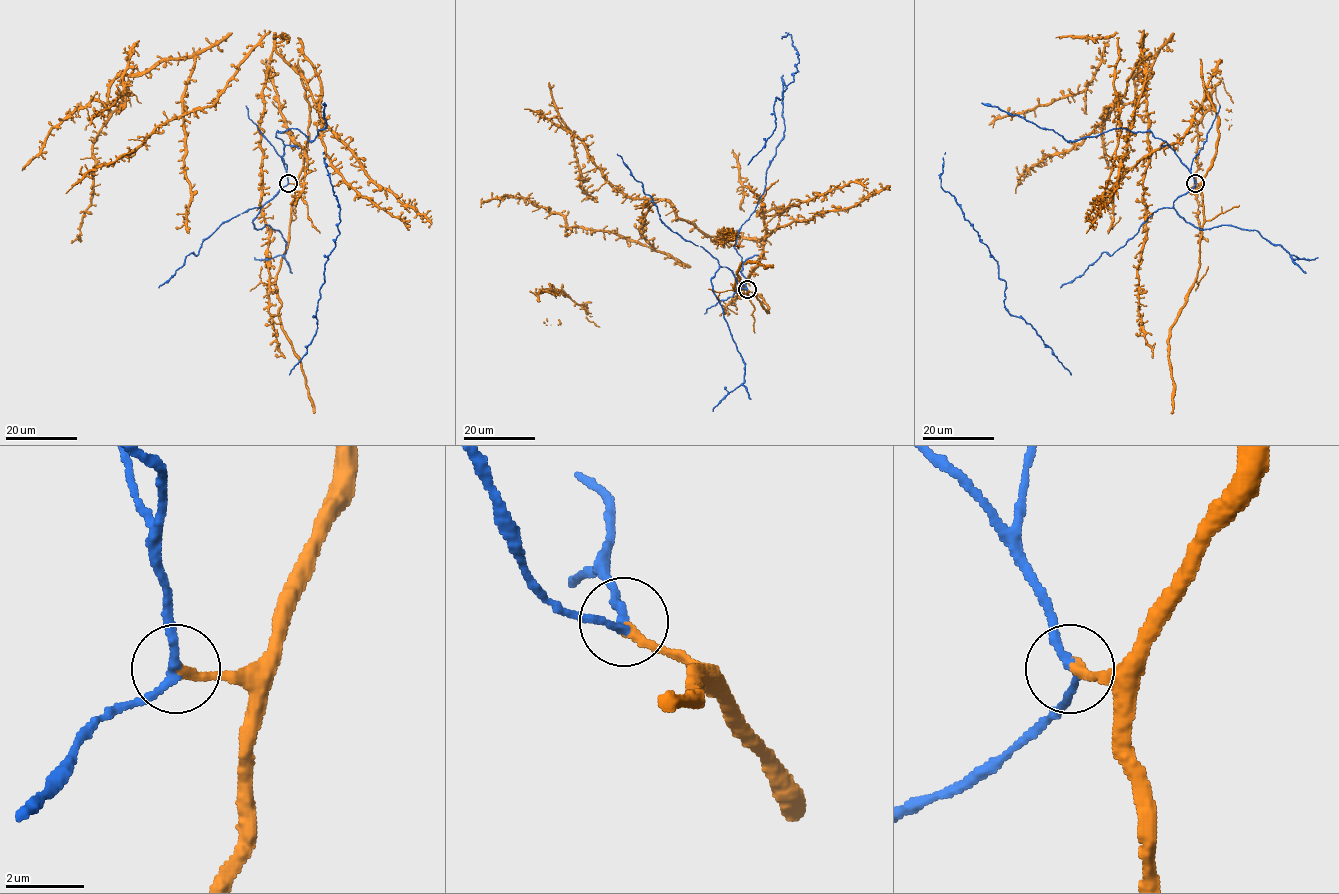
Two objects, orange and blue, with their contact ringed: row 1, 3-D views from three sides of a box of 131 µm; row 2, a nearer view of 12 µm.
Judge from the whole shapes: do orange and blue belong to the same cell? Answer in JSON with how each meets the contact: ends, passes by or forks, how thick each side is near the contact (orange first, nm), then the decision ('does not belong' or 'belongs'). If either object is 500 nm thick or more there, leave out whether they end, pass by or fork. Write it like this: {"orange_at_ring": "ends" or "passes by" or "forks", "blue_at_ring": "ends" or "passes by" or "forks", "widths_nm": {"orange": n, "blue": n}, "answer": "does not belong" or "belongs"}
{"orange_at_ring": "ends", "blue_at_ring": "passes by", "widths_nm": {"orange": 280, "blue": 220}, "answer": "belongs"}

